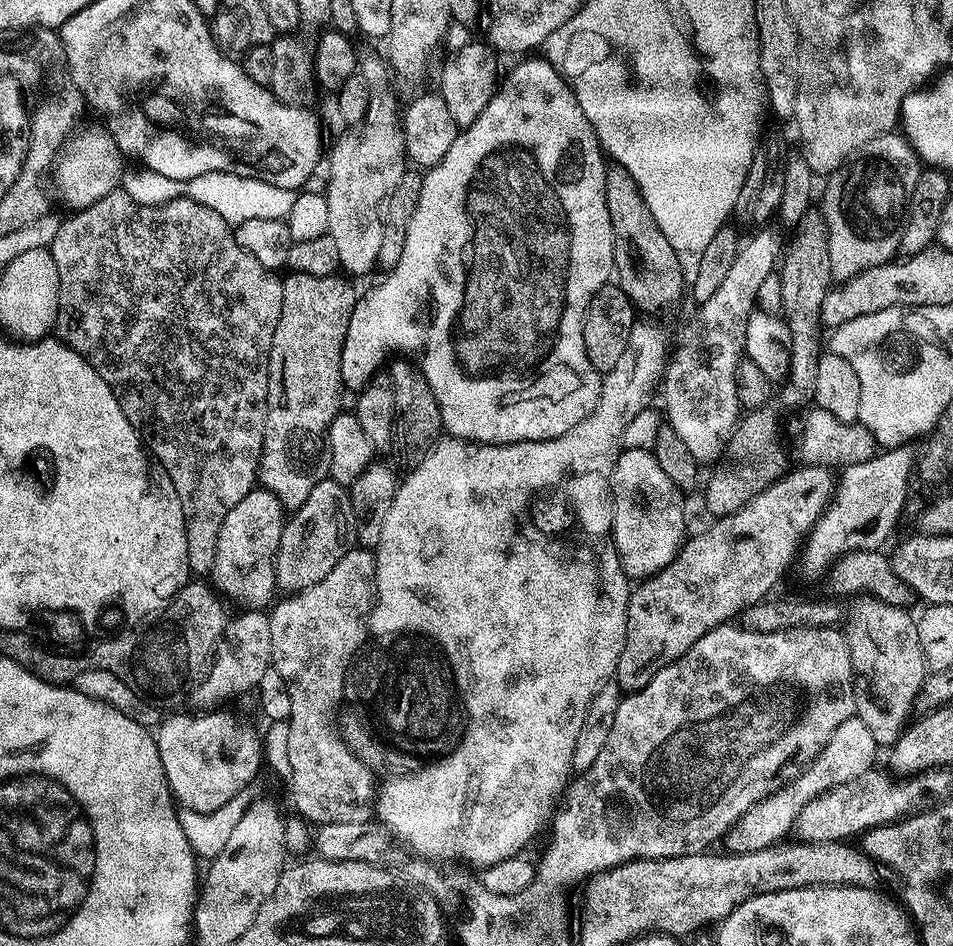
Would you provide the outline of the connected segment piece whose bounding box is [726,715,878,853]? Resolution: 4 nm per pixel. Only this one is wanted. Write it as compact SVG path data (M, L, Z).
M856 715L851 716L846 722L842 722L842 726L838 726L838 730L834 730L830 742L826 742L823 750L807 767L800 770L793 780L791 777L778 791L762 798L762 802L750 806L750 810L746 810L742 818L738 818L738 822L726 833L727 851L753 852L779 845L785 839L783 836L793 829L796 818L802 812L802 806L806 806L806 802L818 798L818 794L842 782L858 778L858 774L869 772L875 765L872 763L876 760L876 752L878 745L874 742L874 734L870 734L870 729Z

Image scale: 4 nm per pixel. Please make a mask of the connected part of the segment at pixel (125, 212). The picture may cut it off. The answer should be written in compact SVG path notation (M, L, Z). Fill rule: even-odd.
M117 190L106 194L89 208L81 208L68 215L72 216L65 215L61 219L58 234L54 234L54 242L50 246L54 266L58 266L55 335L63 344L73 348L100 375L106 386L110 386L114 398L118 398L118 406L122 406L122 414L126 414L128 421L147 437L146 444L152 459L163 468L170 482L174 482L178 502L182 502L188 571L192 574L211 573L218 530L226 514L230 514L230 510L234 510L234 506L238 506L238 502L242 502L242 498L246 498L246 494L250 494L258 484L260 455L264 453L266 434L268 355L274 342L274 330L278 330L278 318L282 314L283 279L273 269L262 266L254 254L246 254L246 250L238 246L233 225L228 224L222 214L214 214L210 206L202 206L187 198L165 204L139 204L130 198L130 194Z

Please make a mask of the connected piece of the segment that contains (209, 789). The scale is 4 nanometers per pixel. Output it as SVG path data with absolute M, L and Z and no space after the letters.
M228 710L192 714L196 716L165 715L155 729L158 754L162 758L168 787L173 797L190 811L217 810L257 779L260 740L250 725L224 711Z

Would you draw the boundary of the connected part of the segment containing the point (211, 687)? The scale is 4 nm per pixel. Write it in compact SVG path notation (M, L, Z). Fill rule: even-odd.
M244 610L227 621L220 641L216 643L214 655L207 669L208 677L200 684L200 689L192 696L193 709L208 710L213 706L224 706L227 700L240 696L243 692L259 689L262 674L272 663L272 643L270 642L269 613L264 610Z

